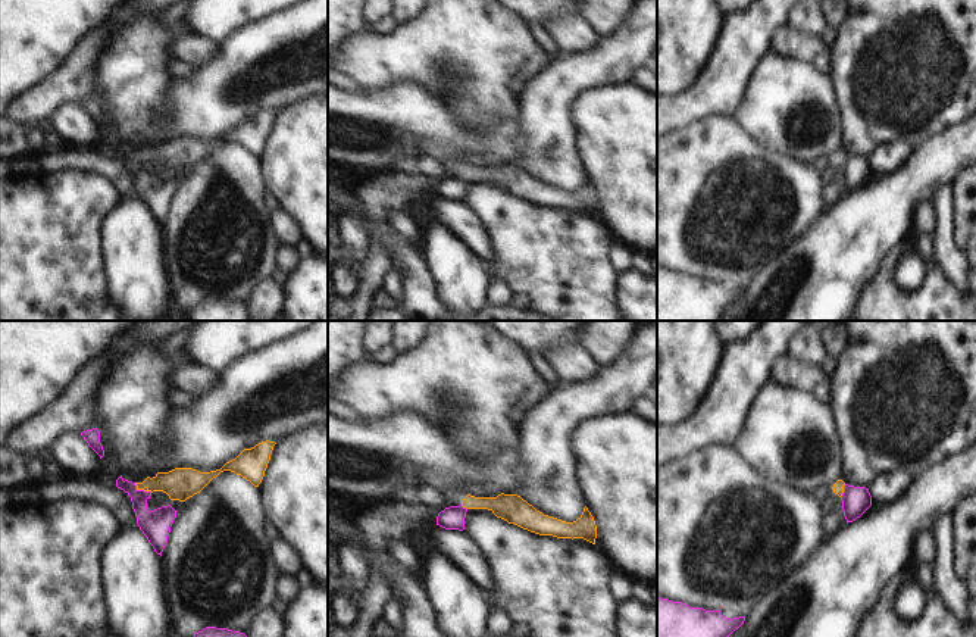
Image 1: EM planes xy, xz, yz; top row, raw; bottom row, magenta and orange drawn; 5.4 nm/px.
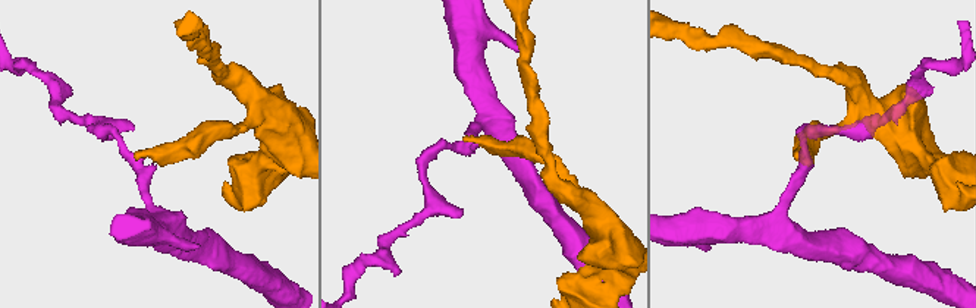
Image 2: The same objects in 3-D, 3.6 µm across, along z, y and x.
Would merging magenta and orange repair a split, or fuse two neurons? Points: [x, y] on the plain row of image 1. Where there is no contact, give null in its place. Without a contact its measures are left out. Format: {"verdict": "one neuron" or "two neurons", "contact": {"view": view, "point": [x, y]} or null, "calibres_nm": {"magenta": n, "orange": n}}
{"verdict": "two neurons", "contact": {"view": "xy", "point": [143, 161]}, "calibres_nm": {"magenta": 160, "orange": 180}}

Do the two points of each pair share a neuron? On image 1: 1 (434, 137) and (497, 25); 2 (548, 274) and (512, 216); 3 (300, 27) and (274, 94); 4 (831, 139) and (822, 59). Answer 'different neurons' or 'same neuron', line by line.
1: different neurons
2: same neuron
3: same neuron
4: different neurons

